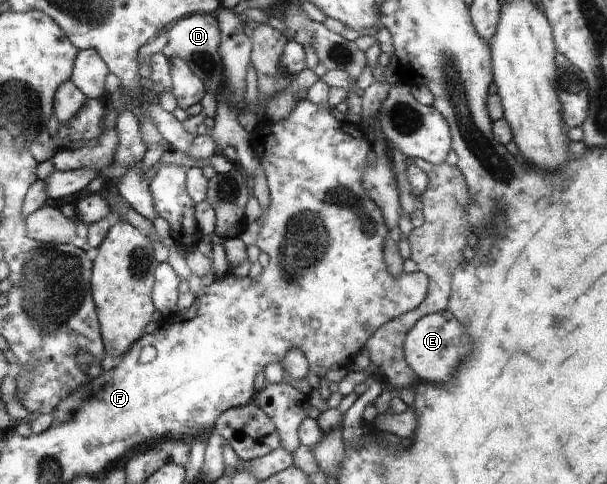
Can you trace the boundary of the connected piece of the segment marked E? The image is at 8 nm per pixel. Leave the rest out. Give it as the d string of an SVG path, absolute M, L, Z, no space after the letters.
M446 309L442 313L425 315L410 328L404 341L404 359L420 381L448 383L452 373L456 373L460 359L466 355L466 347L468 347L466 329Z

